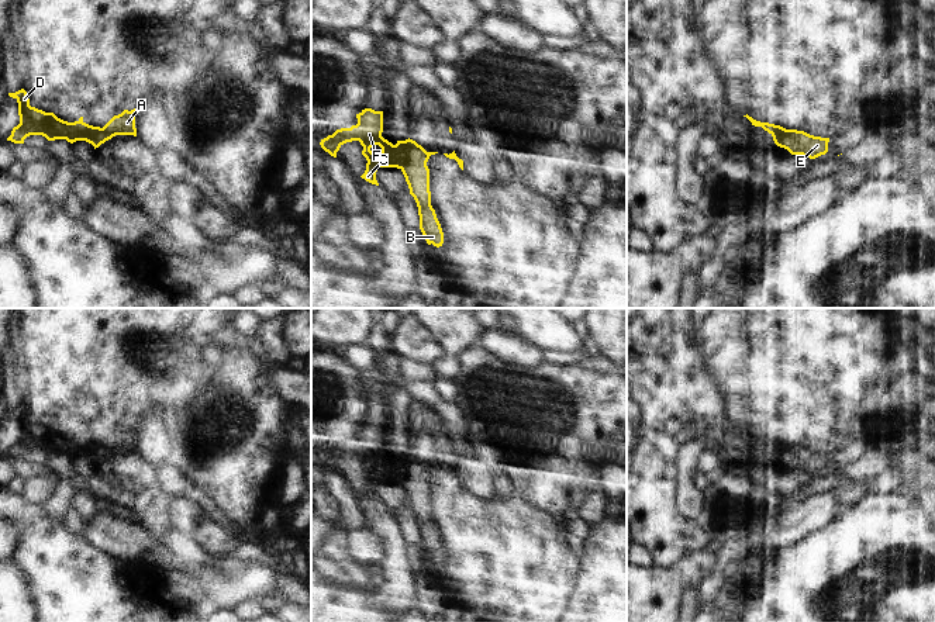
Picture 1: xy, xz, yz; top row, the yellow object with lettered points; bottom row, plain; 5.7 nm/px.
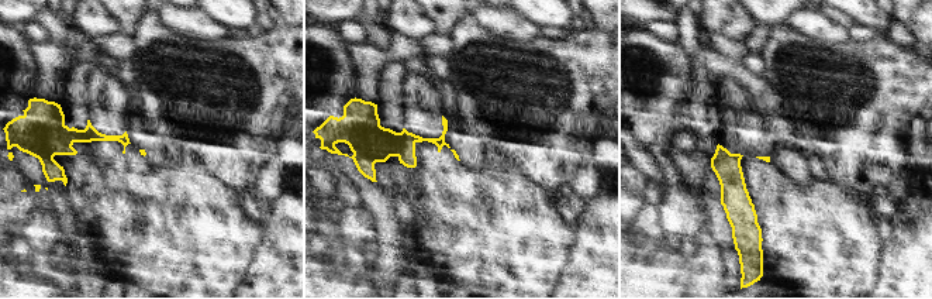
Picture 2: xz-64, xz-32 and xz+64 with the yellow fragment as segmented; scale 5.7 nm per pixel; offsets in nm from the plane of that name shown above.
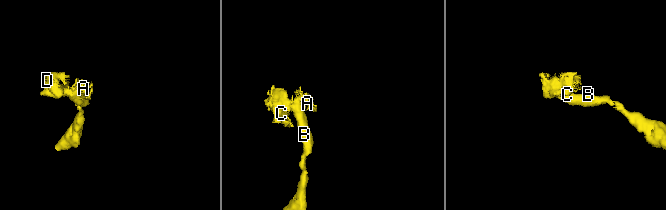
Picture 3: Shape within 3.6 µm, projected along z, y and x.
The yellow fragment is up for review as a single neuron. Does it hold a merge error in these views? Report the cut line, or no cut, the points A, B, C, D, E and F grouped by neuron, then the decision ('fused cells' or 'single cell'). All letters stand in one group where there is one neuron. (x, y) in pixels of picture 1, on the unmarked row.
xz (427, 469), (410, 465), (400, 483) | A C D F / B E | fused cells

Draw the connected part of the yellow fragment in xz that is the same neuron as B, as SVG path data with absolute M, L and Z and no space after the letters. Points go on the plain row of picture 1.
M411 464L407 467L406 477L401 483L410 509L414 512L418 531L420 545L428 560L437 563L444 559L444 547L431 521L429 507L429 484L427 481L427 469L424 466Z

